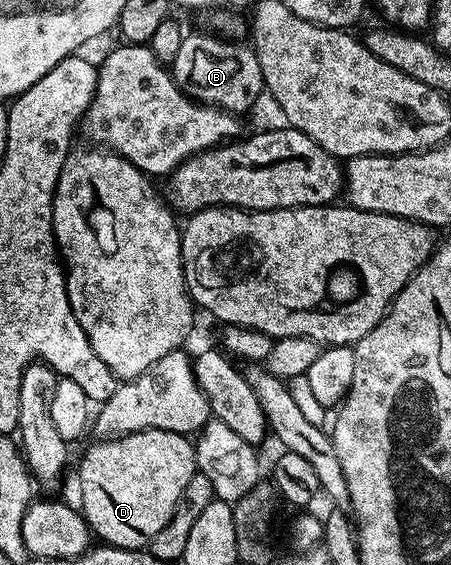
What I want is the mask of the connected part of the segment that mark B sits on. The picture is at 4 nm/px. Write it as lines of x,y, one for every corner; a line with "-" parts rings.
219,35
208,37
185,36
178,55
174,55
170,66
176,86
201,105
211,105
226,113
244,115
244,112
261,96
265,96
262,67
251,44
236,39
225,39

